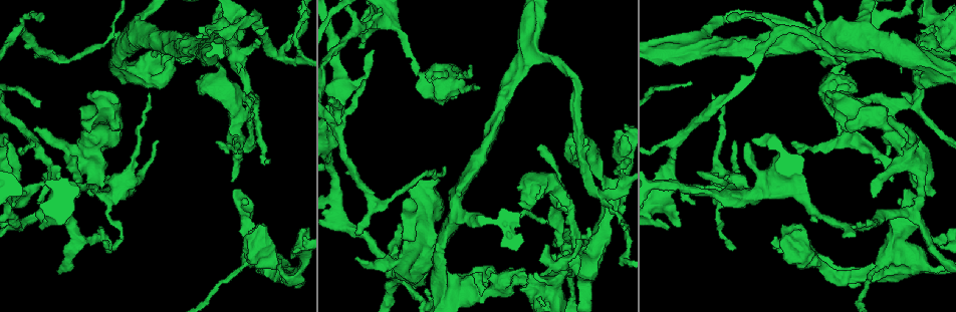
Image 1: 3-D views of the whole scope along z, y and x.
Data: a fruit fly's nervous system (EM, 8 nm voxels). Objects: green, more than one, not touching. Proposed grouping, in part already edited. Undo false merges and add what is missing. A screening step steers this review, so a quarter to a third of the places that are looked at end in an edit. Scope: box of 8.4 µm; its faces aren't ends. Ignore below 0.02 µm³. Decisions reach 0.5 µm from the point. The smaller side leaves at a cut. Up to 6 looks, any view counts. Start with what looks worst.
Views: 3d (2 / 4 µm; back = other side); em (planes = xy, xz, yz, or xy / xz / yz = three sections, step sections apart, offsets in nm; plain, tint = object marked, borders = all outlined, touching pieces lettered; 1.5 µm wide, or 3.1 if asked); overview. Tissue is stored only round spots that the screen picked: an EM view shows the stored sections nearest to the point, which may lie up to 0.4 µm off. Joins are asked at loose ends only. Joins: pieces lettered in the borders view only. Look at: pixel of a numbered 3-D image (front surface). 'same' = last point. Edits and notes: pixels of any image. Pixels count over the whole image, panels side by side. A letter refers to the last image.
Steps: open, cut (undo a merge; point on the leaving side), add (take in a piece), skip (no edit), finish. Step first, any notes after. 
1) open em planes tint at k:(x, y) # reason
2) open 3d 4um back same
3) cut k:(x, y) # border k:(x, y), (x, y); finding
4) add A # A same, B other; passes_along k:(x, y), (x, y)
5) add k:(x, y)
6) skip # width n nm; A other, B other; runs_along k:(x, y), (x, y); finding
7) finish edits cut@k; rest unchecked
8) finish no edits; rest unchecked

open em planes plain at 1:(790, 233) # calibre changes

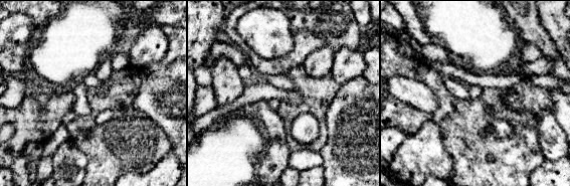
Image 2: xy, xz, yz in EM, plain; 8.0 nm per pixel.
open em planes borders same

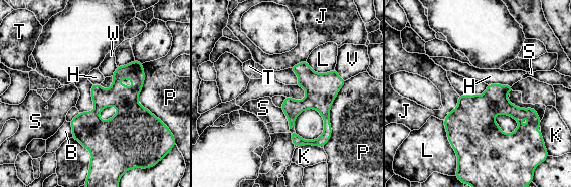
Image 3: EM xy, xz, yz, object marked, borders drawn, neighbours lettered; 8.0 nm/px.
skip # width 140 nm; B other, H other, J other, K other, L other, P other, S other, T other, V other, W other; border 3:(487, 83), (512, 85); all the same neuron

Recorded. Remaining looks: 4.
open em yz step 4 borders at 1:(37, 57) # free end

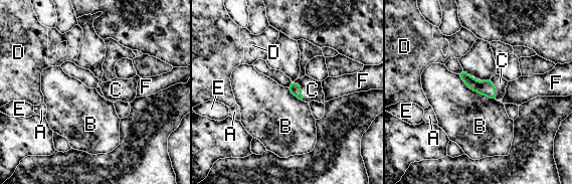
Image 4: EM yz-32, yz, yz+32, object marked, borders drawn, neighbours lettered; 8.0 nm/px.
add 4:(312, 89) # A other, B other, C same, D other, E other, F other; passes_along 4:(296, 89), (301, 89), (312, 89); it goes on there

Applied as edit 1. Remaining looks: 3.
open em 3.1um planes borders at 1:(470, 64) # end of a long branch

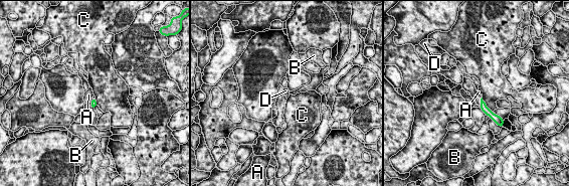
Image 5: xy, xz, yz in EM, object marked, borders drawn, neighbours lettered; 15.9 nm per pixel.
add 5:(471, 89) # A other, B other, C other, D same; passes_along 5:(485, 109), (481, 102), (471, 89); the neuron continues

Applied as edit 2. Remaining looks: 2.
finish edits add@4, add@5; rest unchecked

